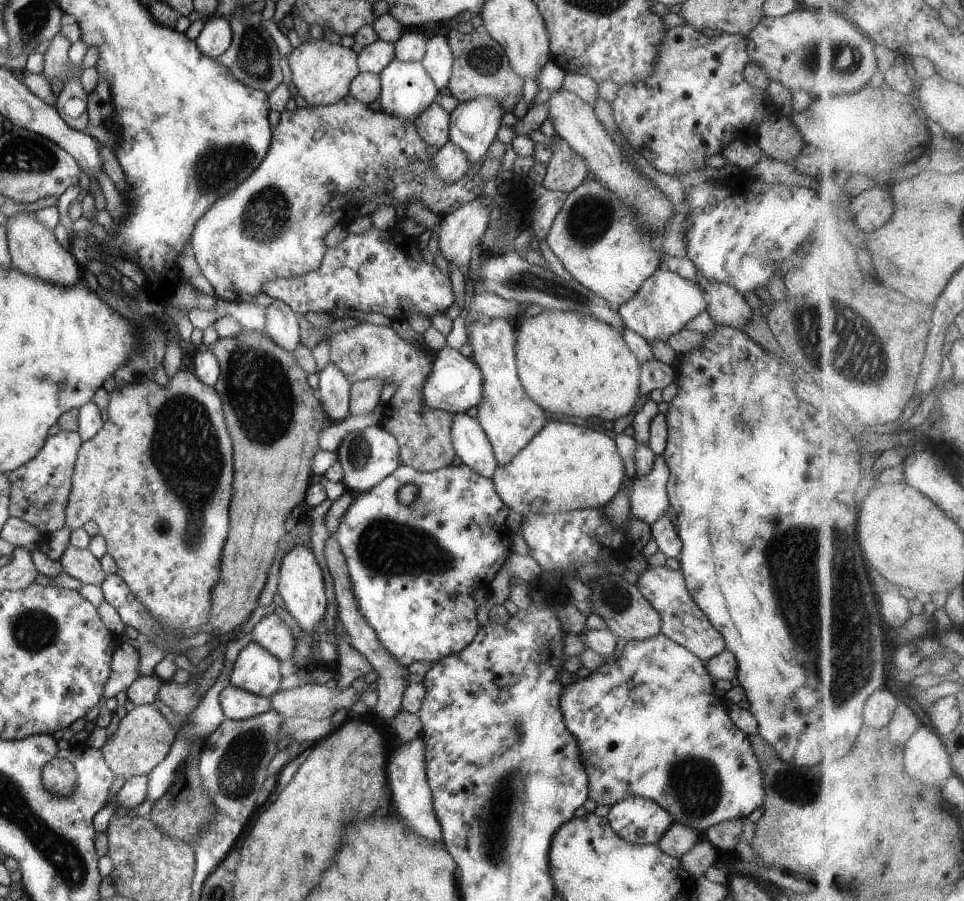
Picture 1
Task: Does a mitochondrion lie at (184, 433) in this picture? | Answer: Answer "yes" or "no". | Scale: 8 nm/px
yes

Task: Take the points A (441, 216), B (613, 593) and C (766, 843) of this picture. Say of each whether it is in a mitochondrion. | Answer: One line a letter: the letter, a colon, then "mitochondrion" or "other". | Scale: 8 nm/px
A: other
B: mitochondrion
C: other

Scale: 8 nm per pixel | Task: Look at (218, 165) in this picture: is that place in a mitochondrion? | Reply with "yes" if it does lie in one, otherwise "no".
yes

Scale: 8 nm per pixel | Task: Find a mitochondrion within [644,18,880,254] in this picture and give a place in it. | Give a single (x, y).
(848, 58)

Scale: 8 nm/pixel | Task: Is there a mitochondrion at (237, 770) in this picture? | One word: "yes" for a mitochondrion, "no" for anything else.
yes

